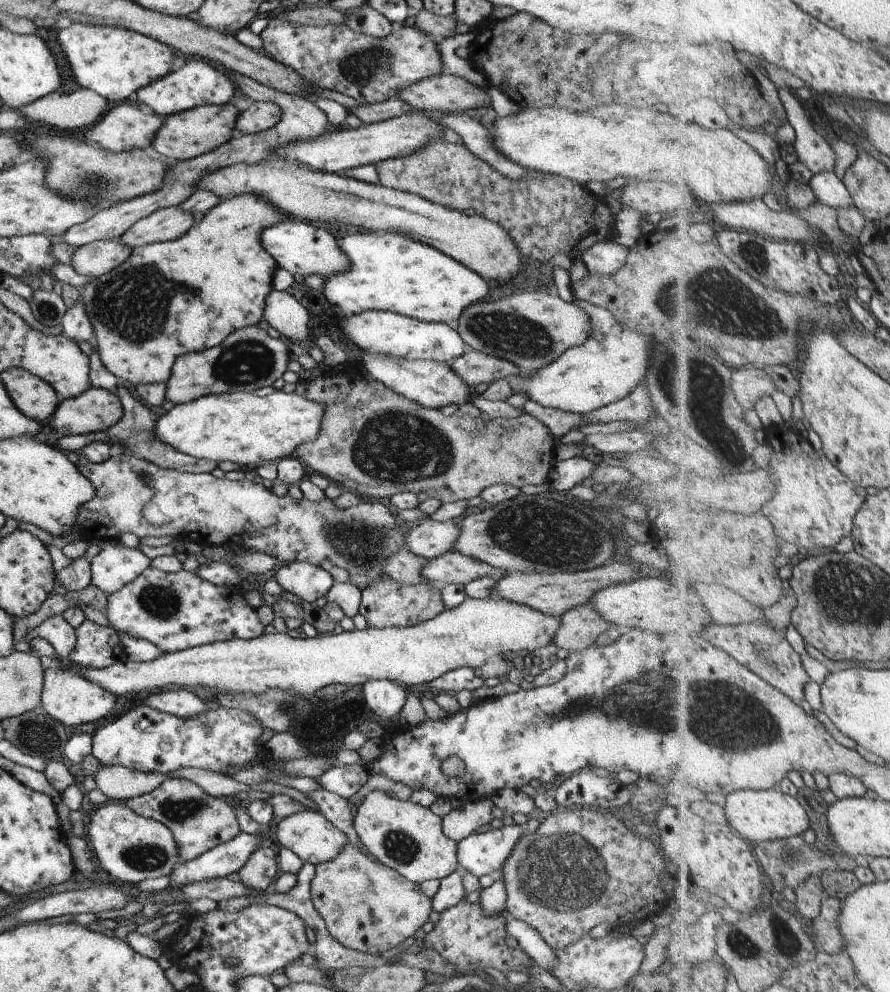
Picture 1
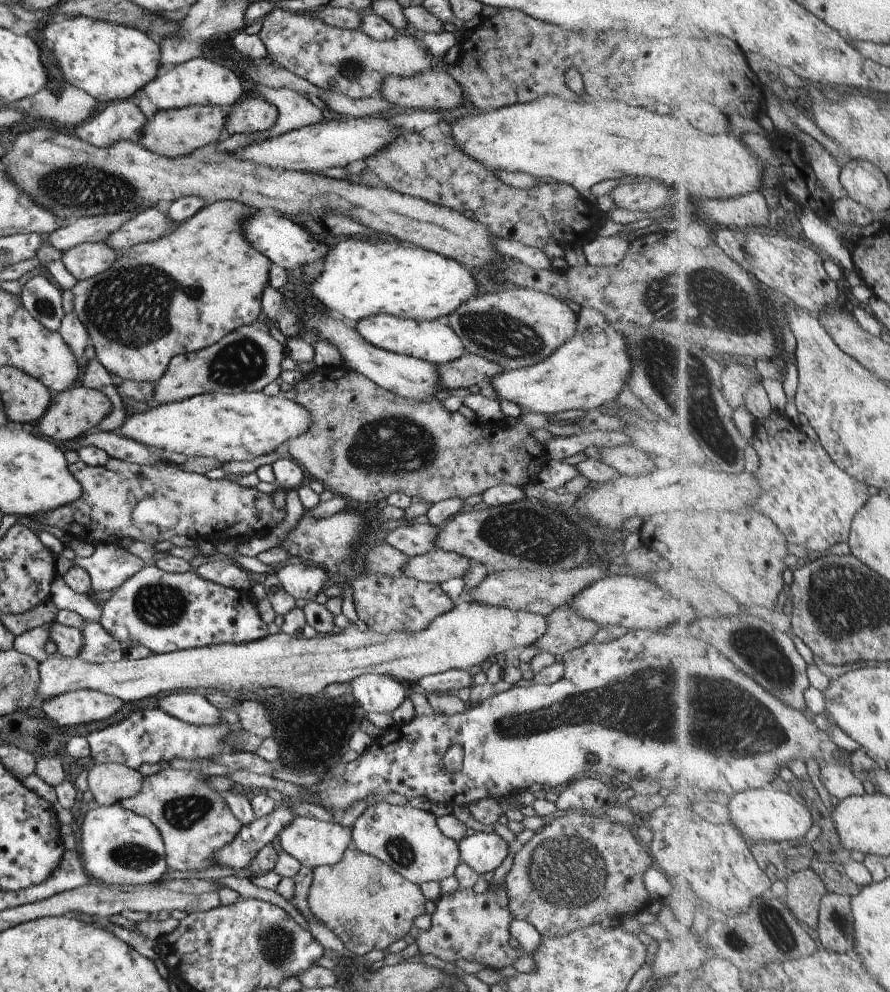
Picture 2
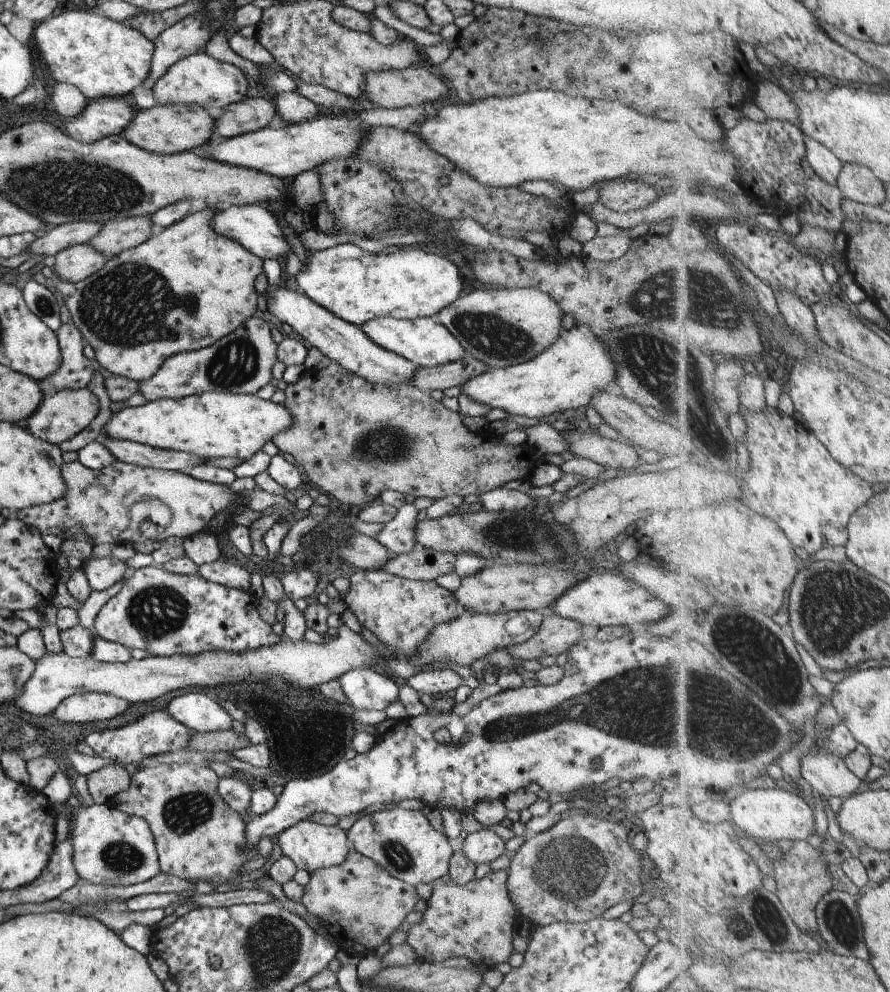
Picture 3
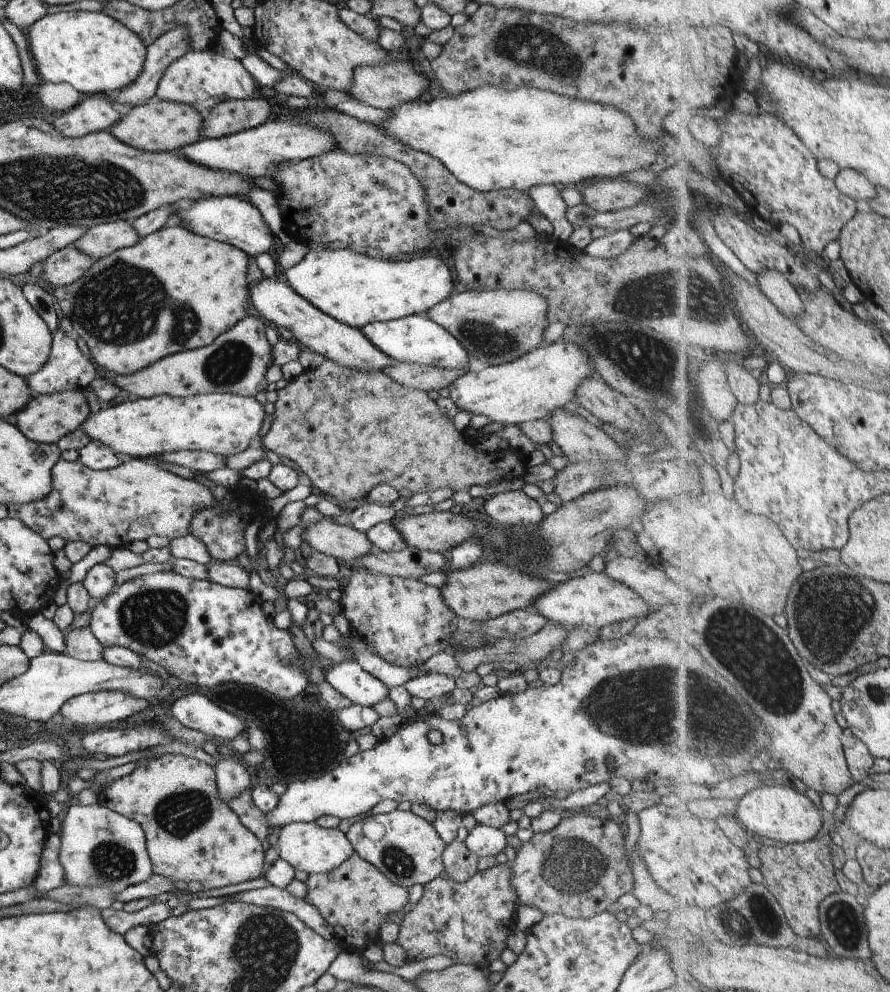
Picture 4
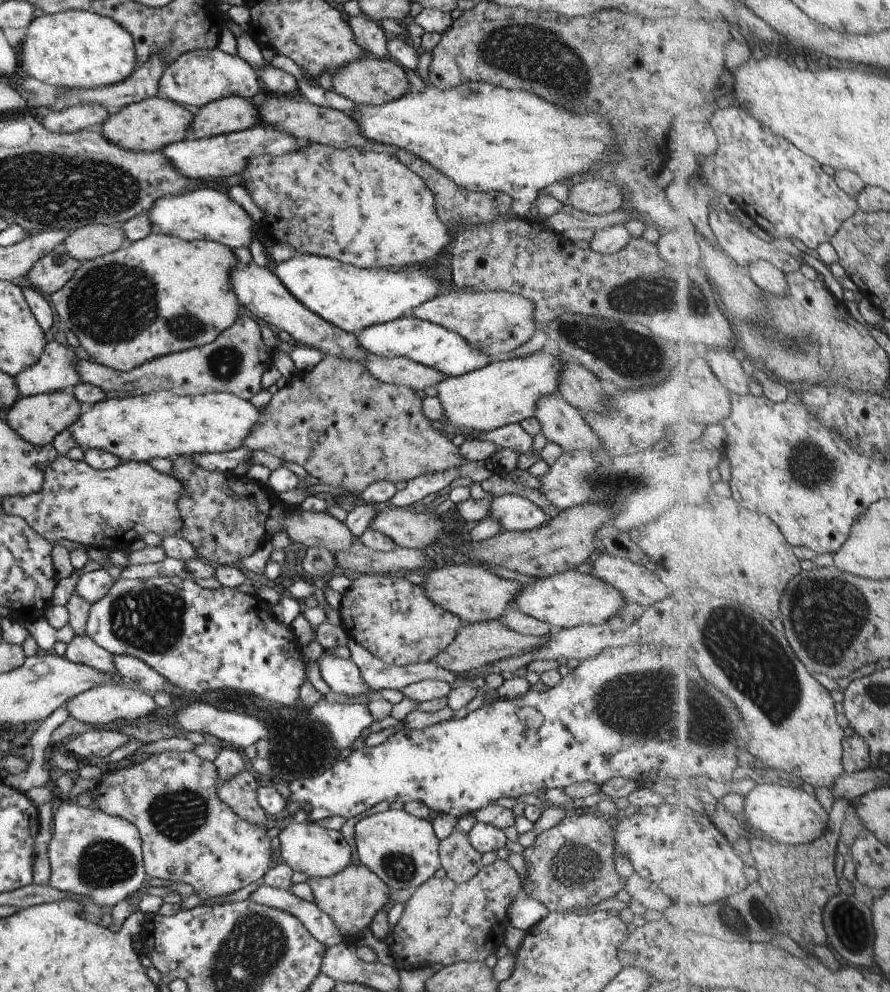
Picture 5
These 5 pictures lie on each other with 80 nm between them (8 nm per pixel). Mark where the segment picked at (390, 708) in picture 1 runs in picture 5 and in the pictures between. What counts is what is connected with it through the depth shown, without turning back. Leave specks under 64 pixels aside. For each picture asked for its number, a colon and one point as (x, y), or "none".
2: (373, 693)
3: (367, 689)
4: (361, 688)
5: (341, 675)

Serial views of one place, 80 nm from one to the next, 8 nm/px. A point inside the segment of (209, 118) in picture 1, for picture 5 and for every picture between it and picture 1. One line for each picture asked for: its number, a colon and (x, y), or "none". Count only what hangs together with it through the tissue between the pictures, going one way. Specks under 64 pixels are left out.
2: (173, 133)
3: (167, 129)
4: (163, 126)
5: (149, 125)

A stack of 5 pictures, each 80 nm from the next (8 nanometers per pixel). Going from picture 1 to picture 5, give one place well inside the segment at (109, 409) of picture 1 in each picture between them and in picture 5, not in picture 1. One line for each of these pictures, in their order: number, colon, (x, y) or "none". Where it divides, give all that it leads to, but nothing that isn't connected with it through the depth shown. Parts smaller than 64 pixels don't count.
2: (76, 411)
3: (60, 415)
4: (45, 419)
5: (37, 419)

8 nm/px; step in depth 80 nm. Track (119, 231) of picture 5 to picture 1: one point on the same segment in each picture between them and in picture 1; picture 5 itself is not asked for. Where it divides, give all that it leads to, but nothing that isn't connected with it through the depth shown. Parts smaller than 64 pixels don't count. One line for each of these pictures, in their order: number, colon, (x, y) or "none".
1: (168, 223)
2: (148, 225)
3: (113, 237)
4: (98, 241)

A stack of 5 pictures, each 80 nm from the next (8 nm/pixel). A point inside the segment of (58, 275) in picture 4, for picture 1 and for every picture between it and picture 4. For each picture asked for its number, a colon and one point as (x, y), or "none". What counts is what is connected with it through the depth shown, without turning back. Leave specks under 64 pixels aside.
1: (97, 258)
2: (85, 260)
3: (75, 263)

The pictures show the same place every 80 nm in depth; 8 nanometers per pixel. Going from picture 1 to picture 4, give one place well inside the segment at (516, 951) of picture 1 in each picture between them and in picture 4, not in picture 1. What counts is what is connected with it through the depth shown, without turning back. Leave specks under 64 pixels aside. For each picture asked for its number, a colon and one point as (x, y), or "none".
2: (474, 927)
3: (474, 920)
4: (468, 922)

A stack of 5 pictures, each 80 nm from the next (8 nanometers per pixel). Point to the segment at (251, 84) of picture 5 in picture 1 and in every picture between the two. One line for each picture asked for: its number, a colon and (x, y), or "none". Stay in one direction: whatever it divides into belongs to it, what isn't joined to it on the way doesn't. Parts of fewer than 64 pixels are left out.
1: (193, 84)
2: (199, 81)
3: (198, 79)
4: (202, 79)

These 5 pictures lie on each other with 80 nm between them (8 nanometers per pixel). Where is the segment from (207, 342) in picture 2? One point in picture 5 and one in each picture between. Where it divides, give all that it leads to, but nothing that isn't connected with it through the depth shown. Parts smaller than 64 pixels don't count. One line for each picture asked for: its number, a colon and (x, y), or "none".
3: (186, 286)
4: (174, 290)
5: (166, 278)

